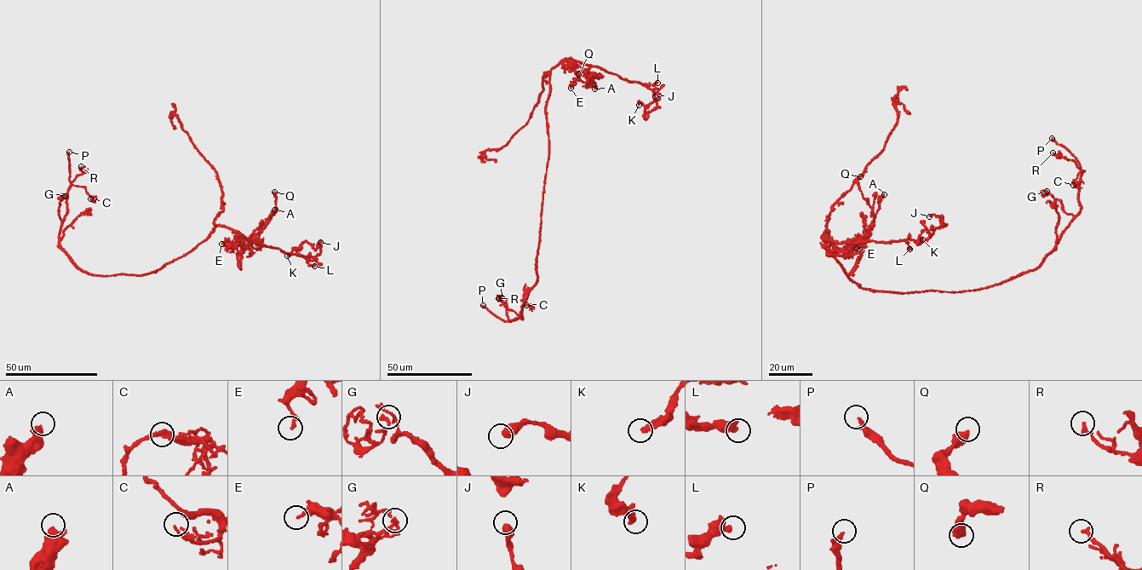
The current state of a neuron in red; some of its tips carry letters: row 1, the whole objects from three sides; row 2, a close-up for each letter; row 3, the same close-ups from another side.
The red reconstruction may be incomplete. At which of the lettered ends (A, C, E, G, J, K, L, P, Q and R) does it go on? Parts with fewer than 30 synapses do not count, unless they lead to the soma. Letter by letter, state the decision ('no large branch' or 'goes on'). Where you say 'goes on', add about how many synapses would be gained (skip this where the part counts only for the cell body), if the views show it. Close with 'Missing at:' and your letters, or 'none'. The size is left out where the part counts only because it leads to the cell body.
A: no large branch
C: no large branch
E: no large branch
G: no large branch
J: no large branch
K: no large branch
L: no large branch
P: no large branch
Q: no large branch
R: no large branch
Missing at: none

